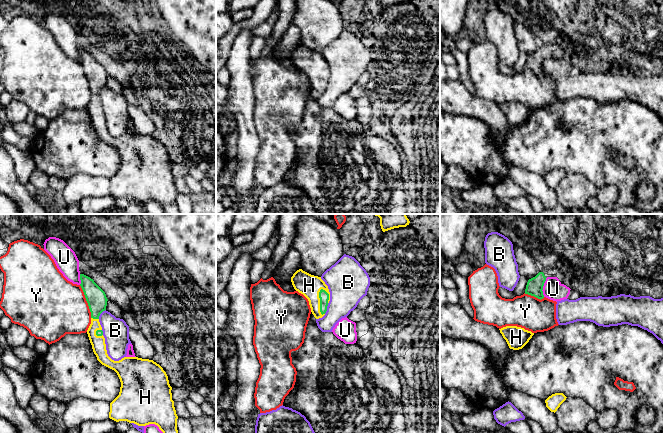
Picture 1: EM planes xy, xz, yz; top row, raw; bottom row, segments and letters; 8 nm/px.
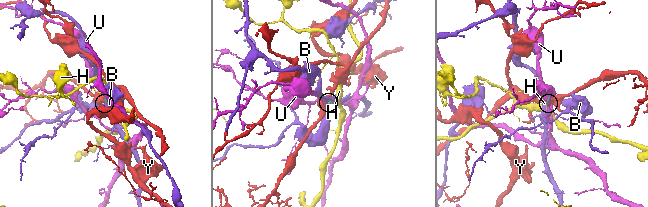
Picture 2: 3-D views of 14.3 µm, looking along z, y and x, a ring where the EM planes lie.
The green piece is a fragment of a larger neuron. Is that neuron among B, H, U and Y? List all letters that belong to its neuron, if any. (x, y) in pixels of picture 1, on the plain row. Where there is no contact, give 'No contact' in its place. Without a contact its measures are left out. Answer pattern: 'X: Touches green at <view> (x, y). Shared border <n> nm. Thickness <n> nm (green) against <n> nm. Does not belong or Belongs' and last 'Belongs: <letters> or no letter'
B: Touches green at xz (326, 84). Shared border 90 nm. Thickness 80 nm (green) against 300 nm. Does not belong
H: Touches green at xz (320, 78). Shared border 220 nm. Thickness 80 nm (green) against 180 nm. Belongs
U: Touches green at yz (542, 63). Shared border 160 nm. Thickness 140 nm (green) against 160 nm. Does not belong
Y: Touches green at xy (86, 76). Shared border 280 nm. Thickness 160 nm (green) against 460 nm. Does not belong
Belongs: H

